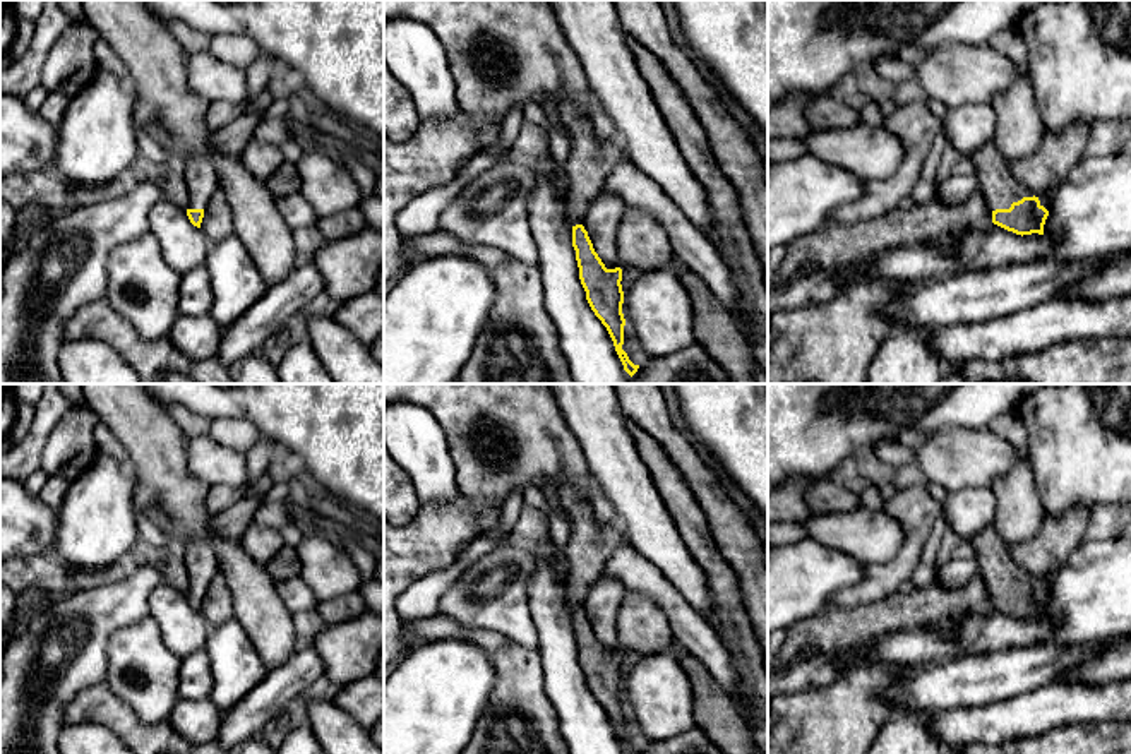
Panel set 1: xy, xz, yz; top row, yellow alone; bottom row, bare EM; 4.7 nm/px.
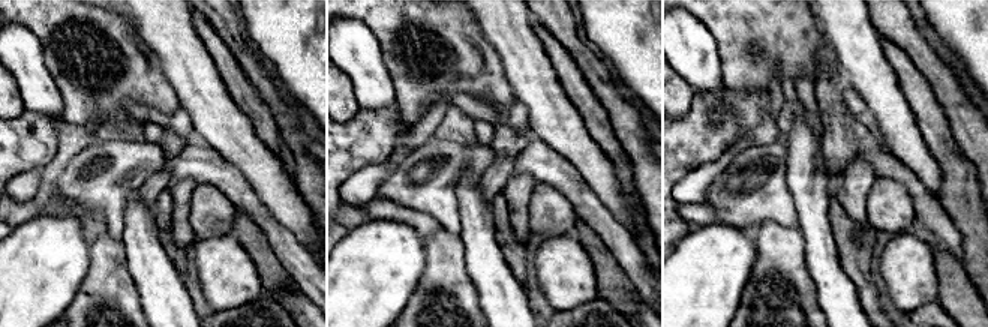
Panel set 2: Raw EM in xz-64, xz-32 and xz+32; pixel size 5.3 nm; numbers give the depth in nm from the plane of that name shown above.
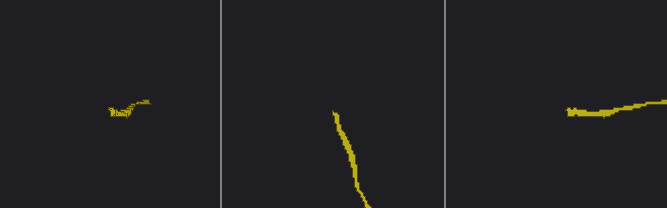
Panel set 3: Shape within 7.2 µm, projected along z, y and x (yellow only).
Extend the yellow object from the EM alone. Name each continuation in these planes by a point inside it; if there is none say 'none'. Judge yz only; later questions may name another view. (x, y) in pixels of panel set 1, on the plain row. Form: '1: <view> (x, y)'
1: yz (994, 562)

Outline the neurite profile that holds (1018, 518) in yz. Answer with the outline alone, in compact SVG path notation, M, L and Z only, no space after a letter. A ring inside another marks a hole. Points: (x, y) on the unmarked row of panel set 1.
M1020 461L1006 475L996 478L990 488L997 500L992 526L1001 540L1009 548L1030 542L1038 533L1044 518L1032 463Z

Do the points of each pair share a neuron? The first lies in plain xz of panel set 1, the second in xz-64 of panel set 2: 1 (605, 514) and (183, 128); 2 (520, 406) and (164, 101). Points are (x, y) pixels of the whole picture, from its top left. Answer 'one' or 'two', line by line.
1: one
2: one

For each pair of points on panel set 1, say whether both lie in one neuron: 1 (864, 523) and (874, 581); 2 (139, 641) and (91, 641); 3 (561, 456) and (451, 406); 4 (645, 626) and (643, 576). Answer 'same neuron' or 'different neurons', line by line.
1: different neurons
2: different neurons
3: same neuron
4: different neurons

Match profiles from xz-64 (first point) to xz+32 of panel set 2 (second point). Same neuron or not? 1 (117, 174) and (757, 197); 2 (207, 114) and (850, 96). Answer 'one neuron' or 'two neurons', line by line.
1: one neuron
2: two neurons

